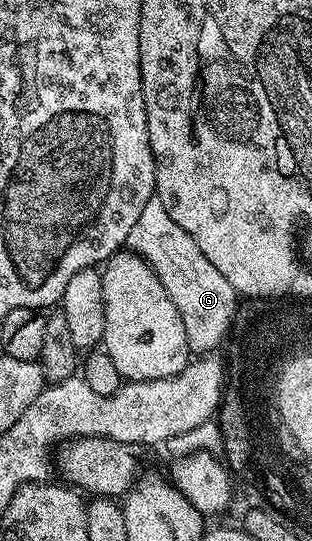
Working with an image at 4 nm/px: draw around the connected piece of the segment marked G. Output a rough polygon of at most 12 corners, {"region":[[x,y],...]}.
{"region":[[145,203],[126,248],[146,259],[181,311],[188,346],[222,346],[235,289]]}

